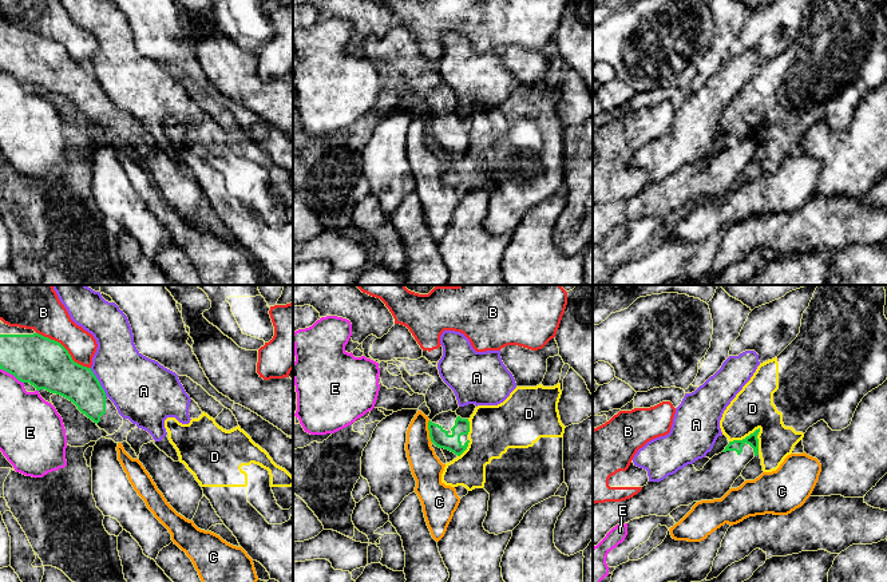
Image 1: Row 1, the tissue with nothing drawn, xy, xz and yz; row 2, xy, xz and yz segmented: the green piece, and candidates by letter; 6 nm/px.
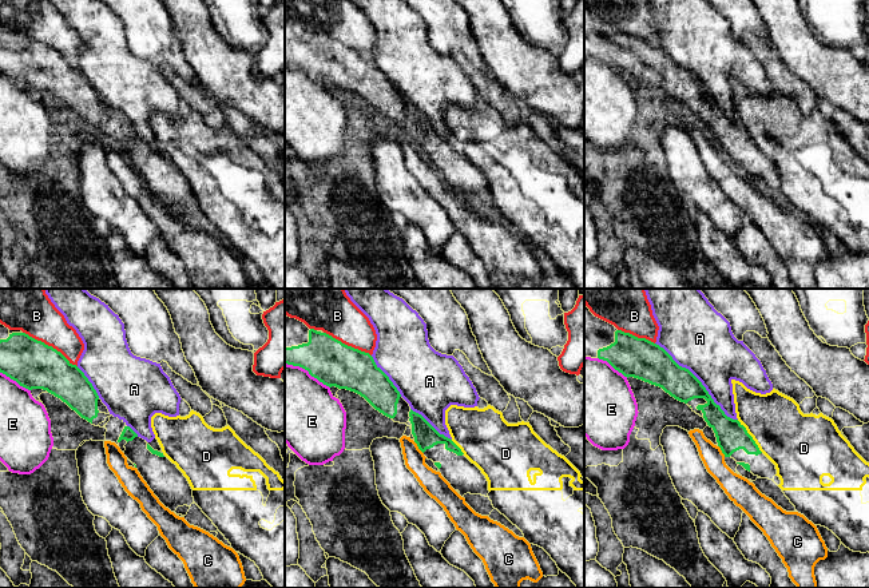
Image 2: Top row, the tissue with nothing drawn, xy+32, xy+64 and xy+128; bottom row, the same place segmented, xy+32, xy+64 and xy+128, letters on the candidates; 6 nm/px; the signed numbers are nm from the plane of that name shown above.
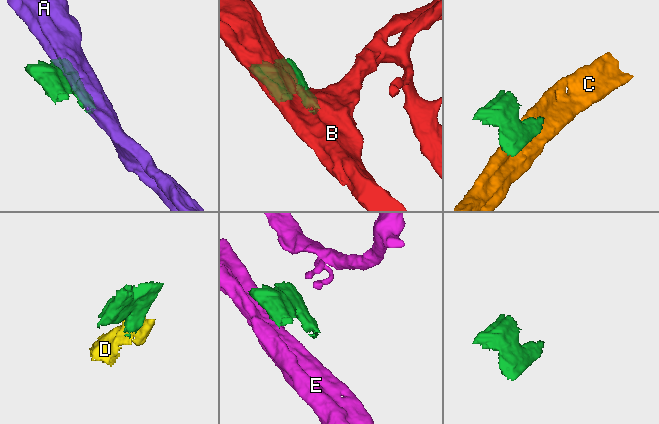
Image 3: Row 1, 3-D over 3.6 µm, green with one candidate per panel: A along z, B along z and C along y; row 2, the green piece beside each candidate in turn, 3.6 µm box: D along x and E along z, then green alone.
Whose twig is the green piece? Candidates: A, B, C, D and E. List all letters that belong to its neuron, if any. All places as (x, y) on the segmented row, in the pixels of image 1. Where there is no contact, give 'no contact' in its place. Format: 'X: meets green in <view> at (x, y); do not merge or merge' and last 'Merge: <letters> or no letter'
A: meets green in xy at (99, 383); do not merge
B: meets green in xy at (64, 348); do not merge
C: meets green in xz at (430, 431); do not merge
D: meets green in yz at (745, 438); do not merge
E: meets green in xy at (12, 373); do not merge
Merge: no letter

